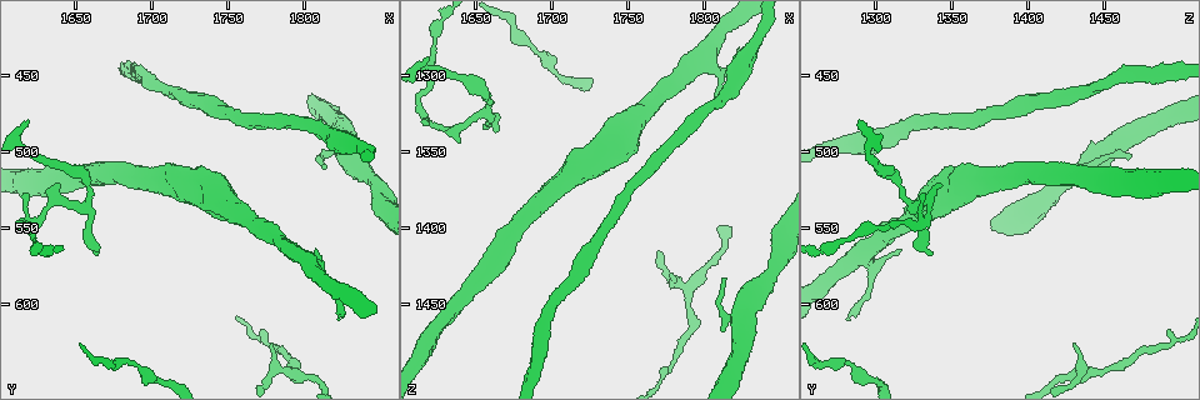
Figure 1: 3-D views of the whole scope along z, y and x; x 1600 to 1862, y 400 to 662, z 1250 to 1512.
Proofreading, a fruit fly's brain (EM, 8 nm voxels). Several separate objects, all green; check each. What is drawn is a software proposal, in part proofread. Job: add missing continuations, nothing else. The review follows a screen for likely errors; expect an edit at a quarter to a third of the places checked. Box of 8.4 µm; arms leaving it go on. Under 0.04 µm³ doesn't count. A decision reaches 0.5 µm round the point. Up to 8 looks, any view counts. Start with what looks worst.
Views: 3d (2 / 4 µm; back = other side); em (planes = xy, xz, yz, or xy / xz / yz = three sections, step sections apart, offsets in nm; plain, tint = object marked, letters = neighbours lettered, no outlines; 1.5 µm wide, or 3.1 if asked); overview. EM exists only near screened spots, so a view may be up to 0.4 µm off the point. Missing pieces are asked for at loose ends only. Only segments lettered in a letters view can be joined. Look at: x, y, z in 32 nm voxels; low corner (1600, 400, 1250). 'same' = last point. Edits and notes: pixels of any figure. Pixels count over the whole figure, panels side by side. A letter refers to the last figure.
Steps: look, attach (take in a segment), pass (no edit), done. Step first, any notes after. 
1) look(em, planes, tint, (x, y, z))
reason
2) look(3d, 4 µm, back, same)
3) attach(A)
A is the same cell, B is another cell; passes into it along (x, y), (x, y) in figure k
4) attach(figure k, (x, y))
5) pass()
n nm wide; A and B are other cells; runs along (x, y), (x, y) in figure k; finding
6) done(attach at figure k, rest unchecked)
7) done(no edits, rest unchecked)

look(em, yz, step 4, tint, (1804, 566, 1314))
branch stops here

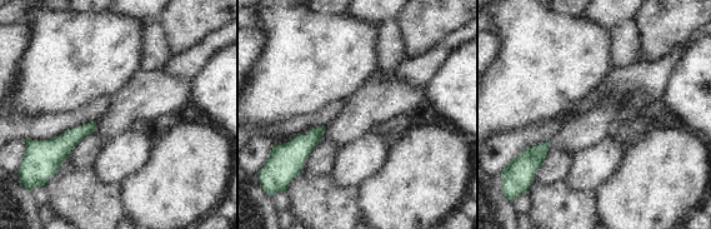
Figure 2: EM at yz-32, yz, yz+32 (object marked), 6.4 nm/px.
look(em, planes, letters, same)

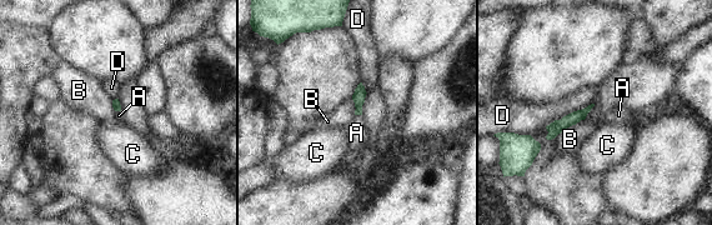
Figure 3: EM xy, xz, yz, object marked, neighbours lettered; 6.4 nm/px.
pass()
A, B, C and D are other cells; runs along (583, 113), (563, 123), (551, 135) in figure 3; no lettered segment goes on from it

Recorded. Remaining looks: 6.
look(3d, 2 µm, (1812, 512, 1430))
tapers out

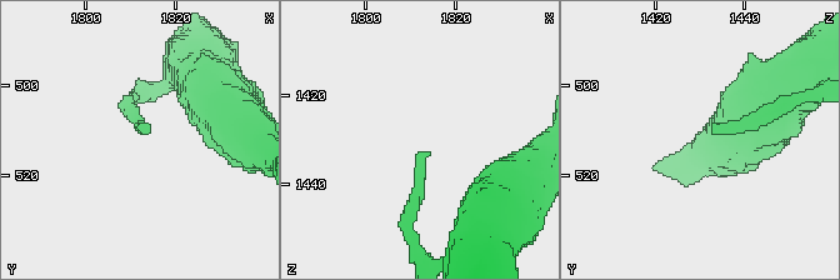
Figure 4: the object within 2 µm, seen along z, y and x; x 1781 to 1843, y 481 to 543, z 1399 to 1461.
look(em, xy, step 8, tint, (1814, 510, 1432))

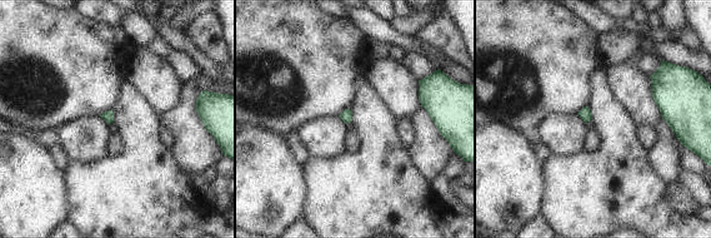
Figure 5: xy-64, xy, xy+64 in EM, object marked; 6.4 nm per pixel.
look(em, planes, letters, same)

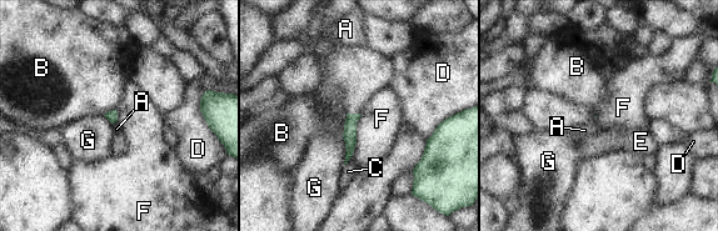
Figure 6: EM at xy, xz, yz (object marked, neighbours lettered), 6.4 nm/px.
pass()
A, B, C, D, E, F and G are other cells; runs along (355, 116), (350, 121), (348, 154) in figure 6; none of them fits

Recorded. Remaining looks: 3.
look(3d, 4 µm, (1662, 566, 1336))
tapers out

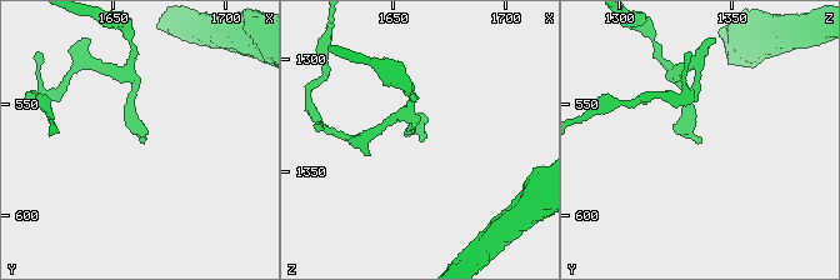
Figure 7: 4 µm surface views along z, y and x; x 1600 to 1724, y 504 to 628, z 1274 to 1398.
look(em, planes, letters, (1662, 567, 1337))

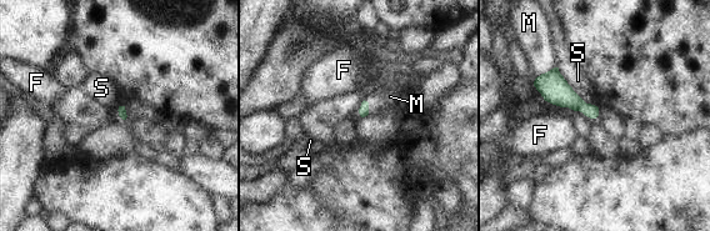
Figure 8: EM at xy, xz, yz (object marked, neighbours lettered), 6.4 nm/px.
pass()
F, M and S are other cells; border along (558, 66), (566, 83), (585, 103) in figure 8; no lettered segment goes on from it

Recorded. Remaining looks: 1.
done(no edits, rest unchecked)

